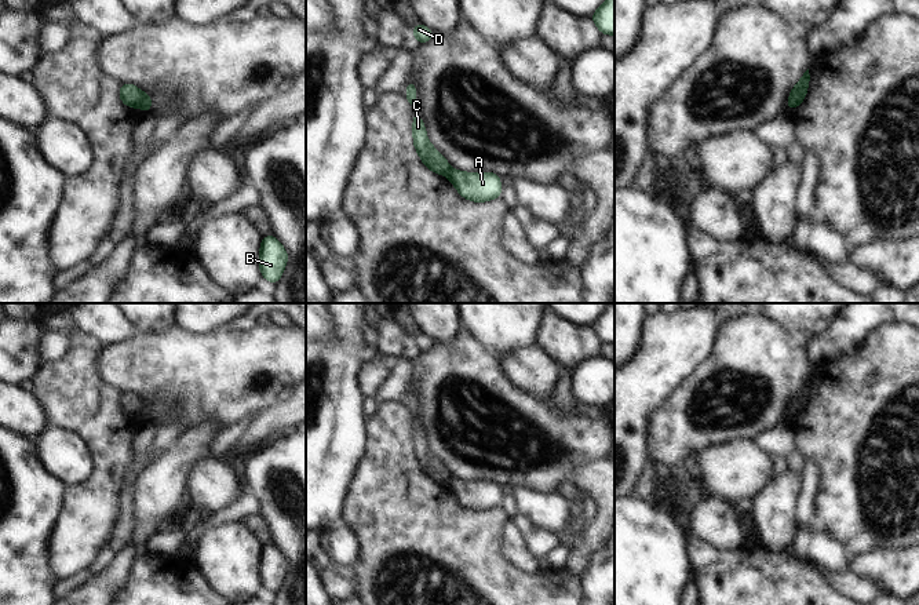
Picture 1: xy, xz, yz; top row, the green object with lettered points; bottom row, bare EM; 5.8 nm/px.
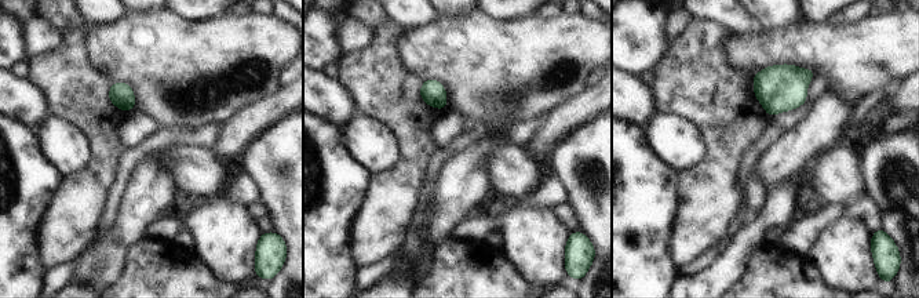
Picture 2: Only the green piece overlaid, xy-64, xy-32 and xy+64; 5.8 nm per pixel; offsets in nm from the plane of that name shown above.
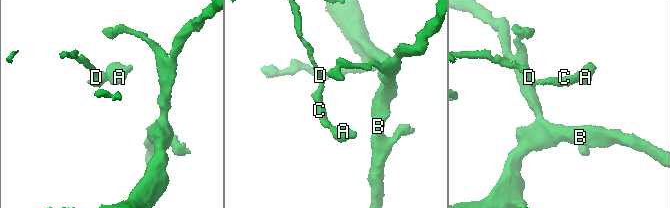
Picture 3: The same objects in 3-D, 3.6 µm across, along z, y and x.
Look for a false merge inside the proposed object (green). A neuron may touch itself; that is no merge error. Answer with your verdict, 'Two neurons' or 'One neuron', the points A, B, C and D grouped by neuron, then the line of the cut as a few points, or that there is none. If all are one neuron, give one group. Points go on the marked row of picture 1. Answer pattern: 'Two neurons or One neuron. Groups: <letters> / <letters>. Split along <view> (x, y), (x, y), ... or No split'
Two neurons. Groups: A / B C D. Split along xy (142, 93), (139, 106)

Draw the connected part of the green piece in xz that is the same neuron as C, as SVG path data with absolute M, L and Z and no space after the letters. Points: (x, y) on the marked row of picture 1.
M412 80L406 84L406 92L404 95L411 107L415 109L413 112L413 124L412 124L412 136L413 136L413 146L422 160L422 163L433 172L438 175L446 175L452 168L448 160L428 142L427 132L424 128L424 123L416 110L416 85Z

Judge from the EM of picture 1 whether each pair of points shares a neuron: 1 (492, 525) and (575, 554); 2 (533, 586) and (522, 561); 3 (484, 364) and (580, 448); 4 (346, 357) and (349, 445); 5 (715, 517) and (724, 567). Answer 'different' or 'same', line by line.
1: different
2: different
3: same
4: same
5: different

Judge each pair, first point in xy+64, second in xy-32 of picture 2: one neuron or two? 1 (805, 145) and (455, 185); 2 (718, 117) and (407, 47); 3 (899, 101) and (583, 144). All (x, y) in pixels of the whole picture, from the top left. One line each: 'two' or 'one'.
1: one
2: two
3: two

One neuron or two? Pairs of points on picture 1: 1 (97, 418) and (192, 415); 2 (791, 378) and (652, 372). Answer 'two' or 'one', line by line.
1: two
2: two

